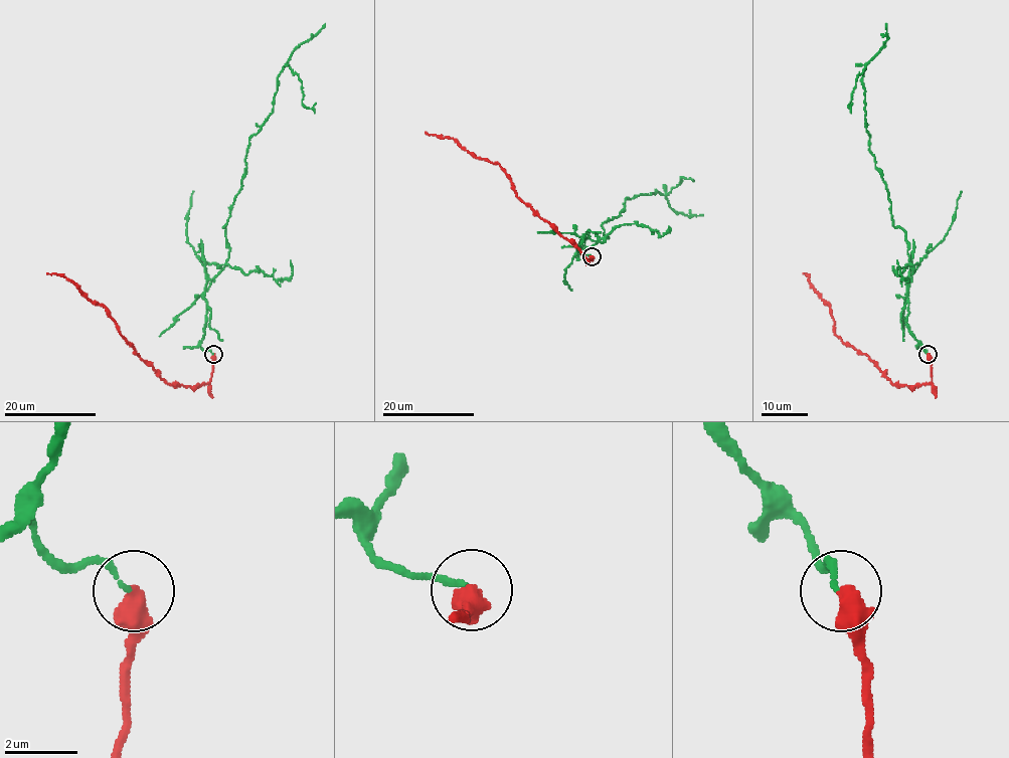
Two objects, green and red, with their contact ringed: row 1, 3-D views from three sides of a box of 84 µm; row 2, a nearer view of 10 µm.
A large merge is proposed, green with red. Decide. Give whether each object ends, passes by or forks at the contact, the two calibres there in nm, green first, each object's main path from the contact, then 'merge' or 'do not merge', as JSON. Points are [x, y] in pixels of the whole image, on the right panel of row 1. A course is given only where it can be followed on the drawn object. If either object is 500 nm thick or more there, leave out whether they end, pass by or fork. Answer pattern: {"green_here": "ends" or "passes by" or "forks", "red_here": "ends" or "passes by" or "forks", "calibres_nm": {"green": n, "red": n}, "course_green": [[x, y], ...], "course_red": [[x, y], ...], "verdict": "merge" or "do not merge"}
{"calibres_nm": {"green": 140, "red": 550}, "course_green": [[927, 354], [906, 322], [913, 271], [906, 233], [894, 227], [869, 150], [866, 64], [852, 103]], "course_red": [[927, 354], [931, 382], [913, 386], [896, 385], [867, 356], [848, 346], [835, 334], [832, 310], [803, 272]], "verdict": "do not merge"}

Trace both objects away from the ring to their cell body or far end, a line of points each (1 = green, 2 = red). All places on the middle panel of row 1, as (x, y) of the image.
1: (592, 255), (578, 251), (582, 236), (607, 238), (602, 223), (626, 198), (694, 181)
2: (592, 255), (586, 259), (517, 196), (510, 177), (498, 164), (472, 156), (452, 138), (425, 132)

